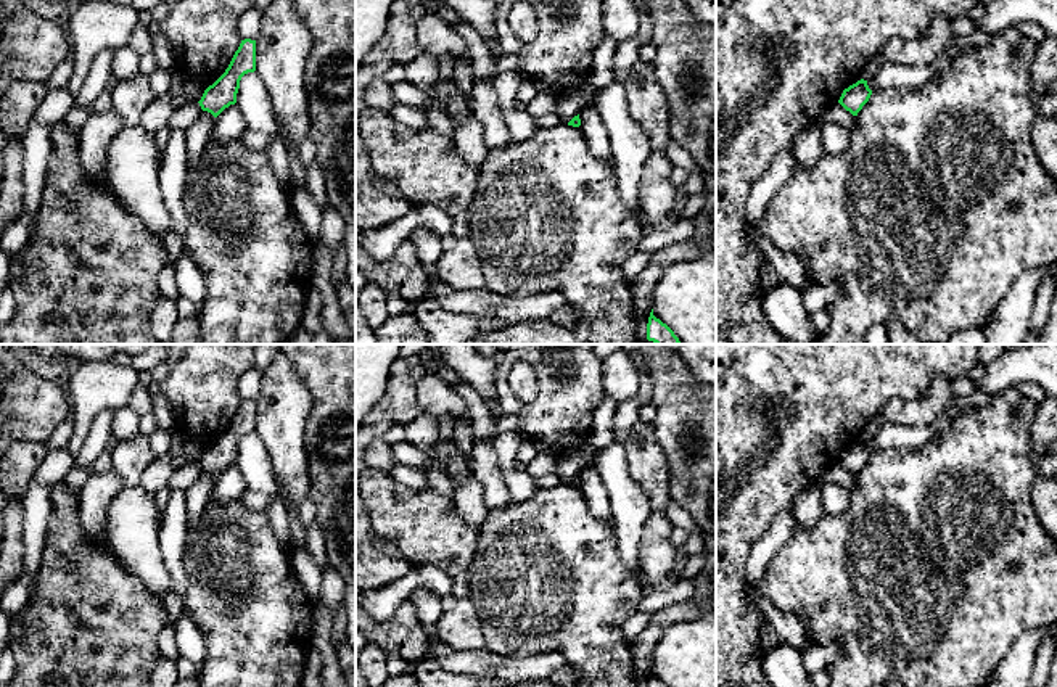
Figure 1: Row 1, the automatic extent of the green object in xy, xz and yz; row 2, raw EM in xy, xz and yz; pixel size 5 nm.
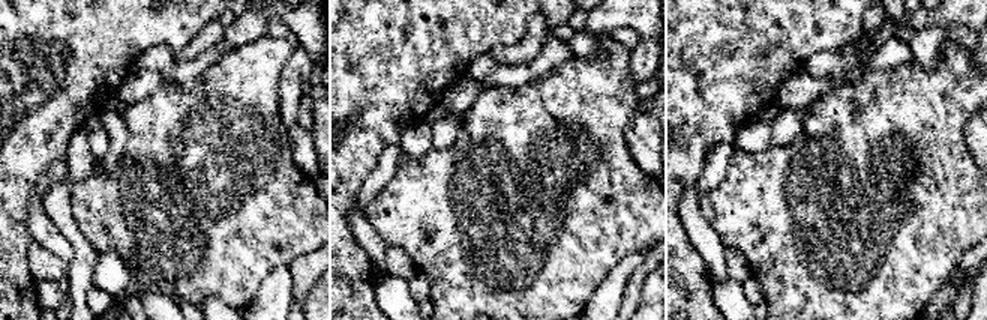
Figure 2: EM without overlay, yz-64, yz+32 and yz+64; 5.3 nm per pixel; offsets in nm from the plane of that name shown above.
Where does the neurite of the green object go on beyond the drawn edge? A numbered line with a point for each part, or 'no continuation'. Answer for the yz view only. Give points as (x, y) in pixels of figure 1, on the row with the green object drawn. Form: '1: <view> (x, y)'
no continuation

